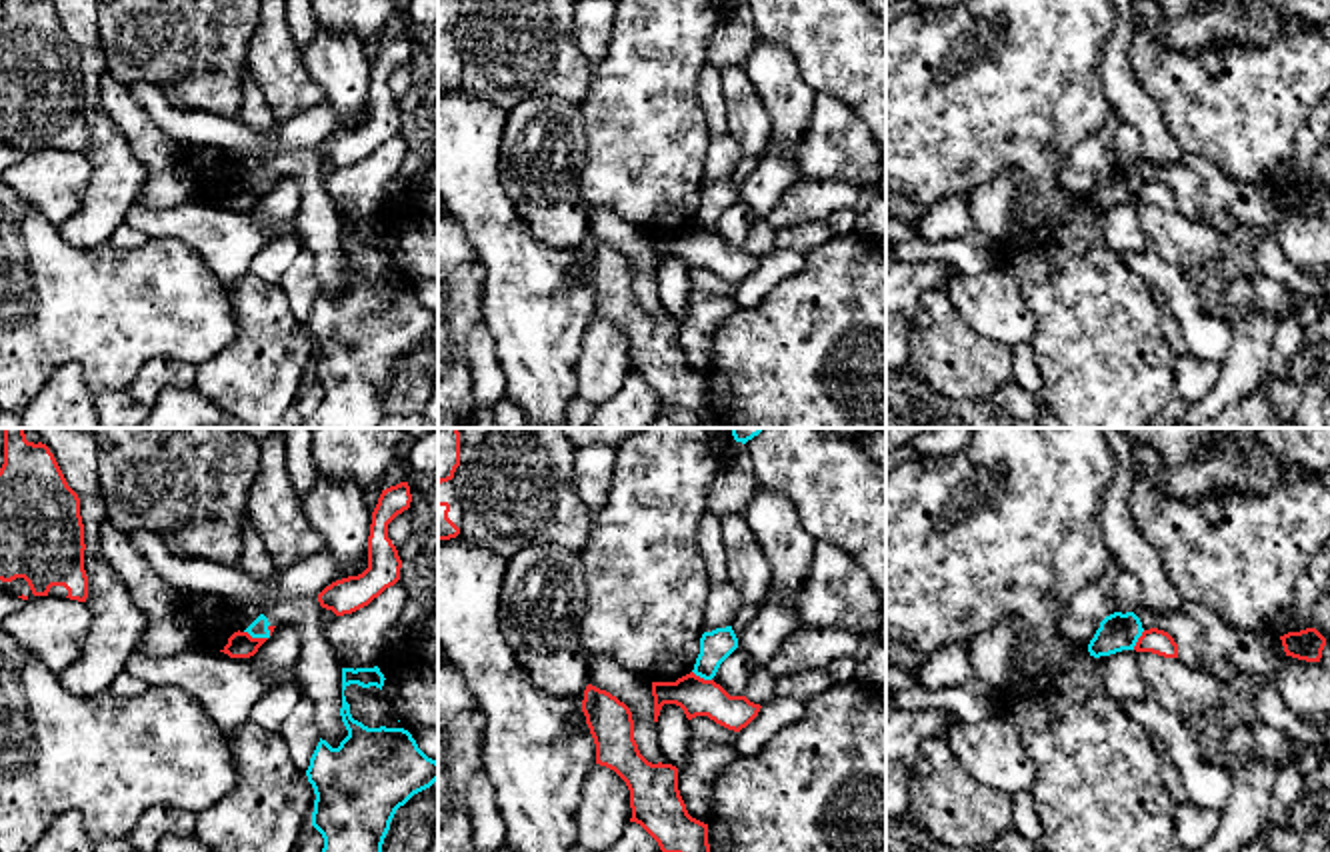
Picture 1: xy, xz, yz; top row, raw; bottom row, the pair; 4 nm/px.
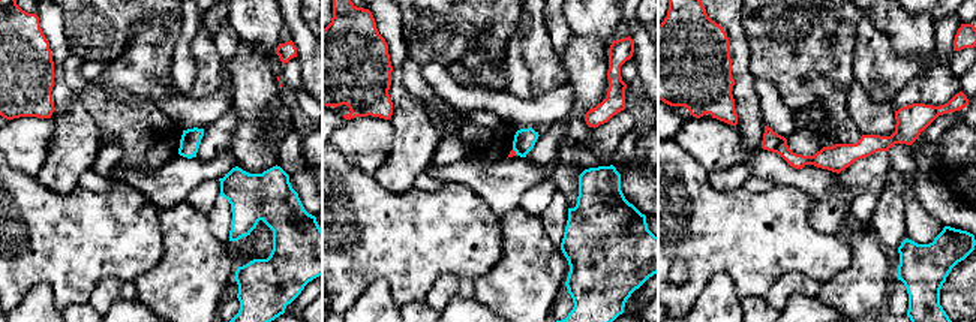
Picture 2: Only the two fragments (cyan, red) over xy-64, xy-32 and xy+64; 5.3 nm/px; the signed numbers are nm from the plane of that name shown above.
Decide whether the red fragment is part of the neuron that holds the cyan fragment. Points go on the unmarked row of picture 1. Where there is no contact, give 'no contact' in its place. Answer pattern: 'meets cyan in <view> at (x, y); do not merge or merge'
meets cyan in xy at (258, 188); do not merge

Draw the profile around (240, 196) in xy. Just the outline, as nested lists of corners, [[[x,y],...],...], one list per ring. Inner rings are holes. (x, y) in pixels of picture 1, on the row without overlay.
[[[238,182],[228,190],[228,196],[220,204],[230,210],[250,210],[266,192],[268,190],[252,190],[248,184]]]

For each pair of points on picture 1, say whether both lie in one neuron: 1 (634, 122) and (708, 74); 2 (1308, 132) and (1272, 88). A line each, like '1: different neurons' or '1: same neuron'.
1: different neurons
2: different neurons

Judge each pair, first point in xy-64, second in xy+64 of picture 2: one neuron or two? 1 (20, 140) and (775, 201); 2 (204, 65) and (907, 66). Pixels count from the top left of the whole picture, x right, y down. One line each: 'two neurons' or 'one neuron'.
1: two neurons
2: one neuron

